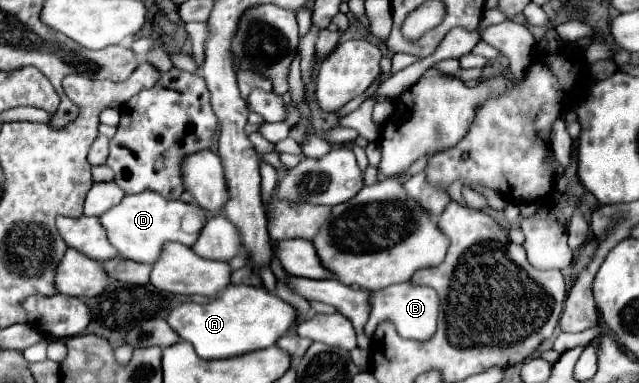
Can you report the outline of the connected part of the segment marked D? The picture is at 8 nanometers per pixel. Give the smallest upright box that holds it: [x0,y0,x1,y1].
[101,192,207,264]

